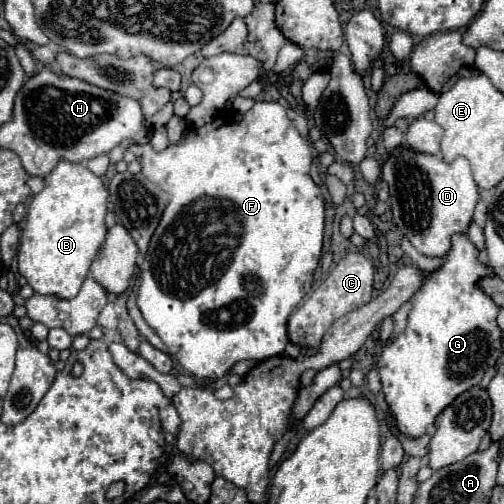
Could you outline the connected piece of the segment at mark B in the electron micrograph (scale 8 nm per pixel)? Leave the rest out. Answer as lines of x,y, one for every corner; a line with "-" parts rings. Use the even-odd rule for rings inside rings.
61,161
47,175
45,189
31,197
17,253
19,273
35,293
53,295
57,299
73,299
79,293
105,241
108,197
103,181
83,165

